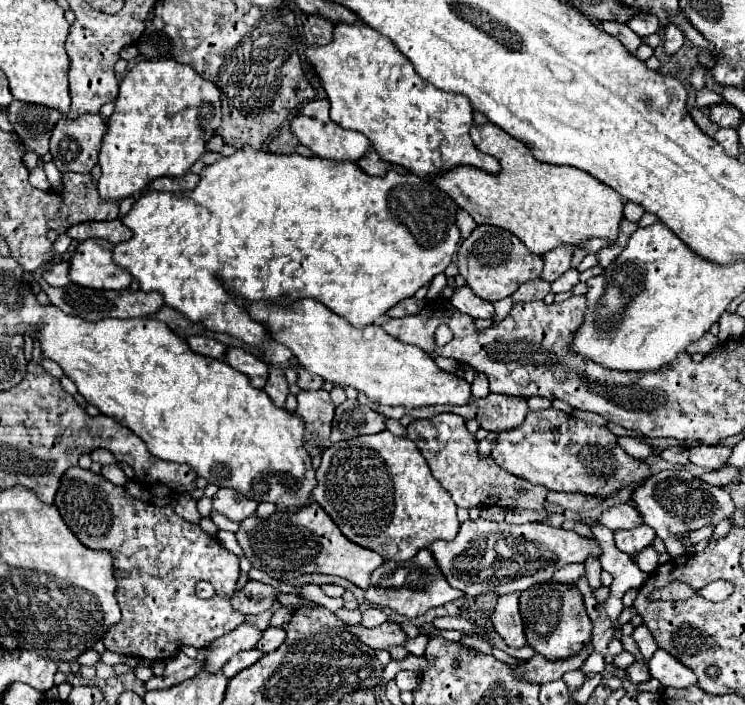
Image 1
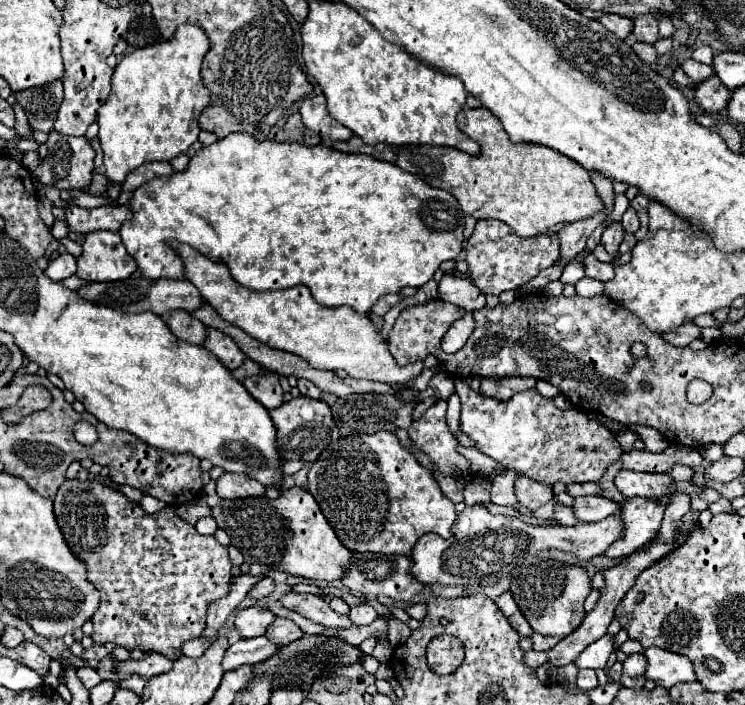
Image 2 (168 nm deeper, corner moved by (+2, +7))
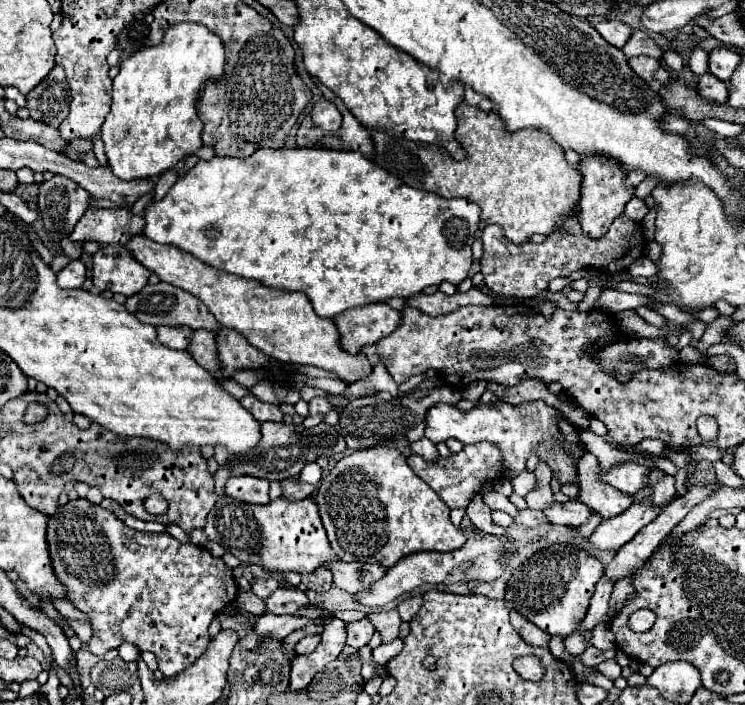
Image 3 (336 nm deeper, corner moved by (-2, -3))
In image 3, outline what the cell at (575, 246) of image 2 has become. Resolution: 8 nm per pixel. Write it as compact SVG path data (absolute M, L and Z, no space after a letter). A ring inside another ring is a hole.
M581 158L579 166L581 170L581 198L579 198L579 218L581 218L581 226L585 236L597 240L603 238L603 234L607 234L609 226L613 224L613 220L623 214L625 204L635 196L635 188L625 184L627 172L619 170L619 166L615 166L615 162L611 162L611 158Z

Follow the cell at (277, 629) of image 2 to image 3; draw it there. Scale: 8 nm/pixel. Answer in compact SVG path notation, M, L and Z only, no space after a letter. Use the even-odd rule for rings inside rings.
M315 634L315 636L303 636L303 638L297 642L295 652L297 652L297 654L311 654L311 652L319 646L319 642L321 642L321 636L319 636L319 634Z

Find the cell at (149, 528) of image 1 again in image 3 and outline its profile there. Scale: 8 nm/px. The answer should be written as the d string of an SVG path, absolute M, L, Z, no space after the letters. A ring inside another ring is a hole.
M85 498L59 506L59 510L49 518L47 546L51 568L67 588L67 600L89 616L93 636L87 642L87 648L93 654L103 656L107 650L119 648L123 642L131 642L141 652L149 650L157 656L163 676L183 672L203 654L209 644L207 628L211 620L237 598L237 584L231 568L209 550L195 544L181 544L169 534L137 532L125 526L115 514Z

